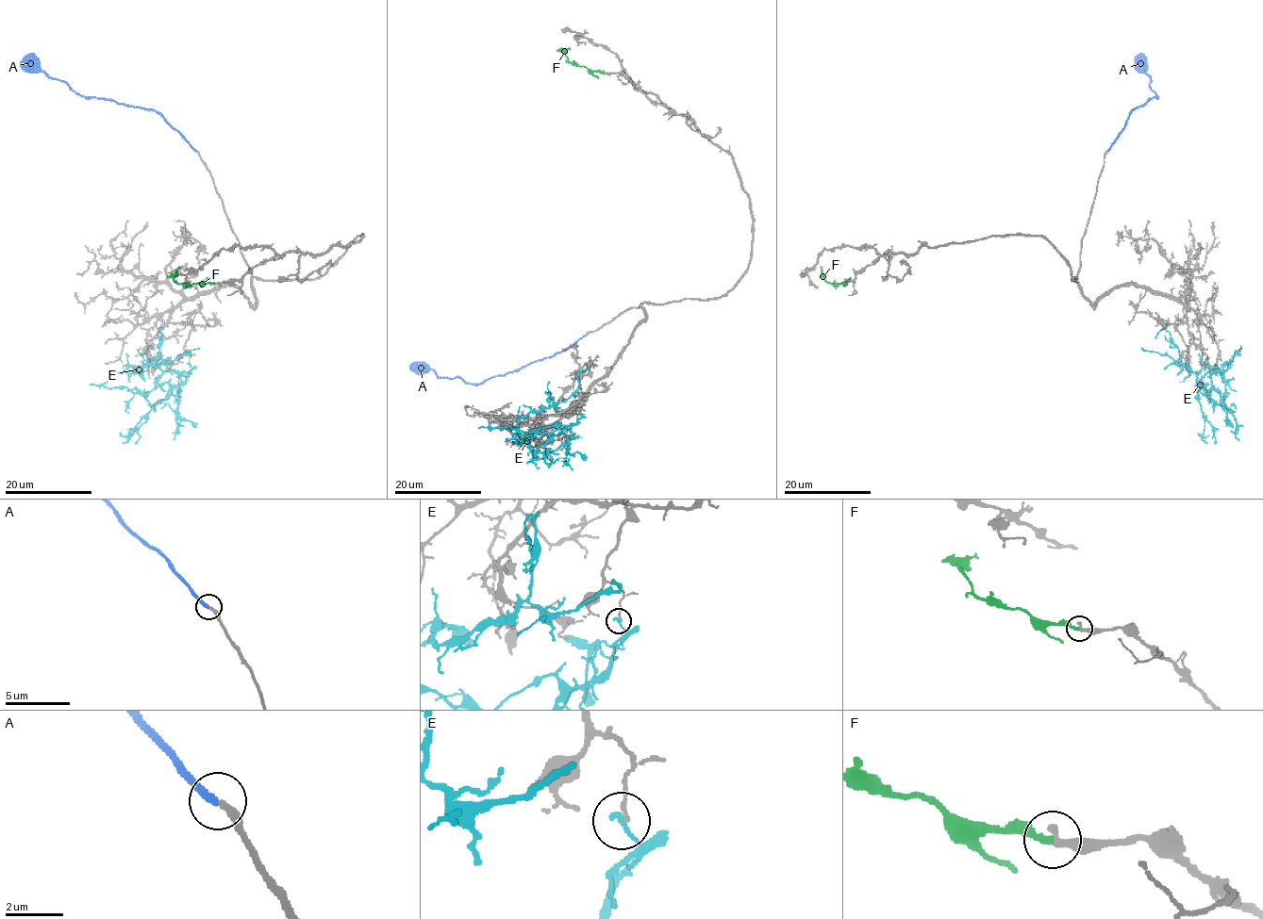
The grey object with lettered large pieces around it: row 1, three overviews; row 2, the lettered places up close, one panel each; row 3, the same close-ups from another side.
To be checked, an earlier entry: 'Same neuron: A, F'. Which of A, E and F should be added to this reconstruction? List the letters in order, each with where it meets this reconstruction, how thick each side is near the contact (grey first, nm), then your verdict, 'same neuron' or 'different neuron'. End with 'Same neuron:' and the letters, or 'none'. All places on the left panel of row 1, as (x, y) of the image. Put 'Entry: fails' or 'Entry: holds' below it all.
A: meets grey at (195, 150); 320 nm thick on the grey side, 240 nm on the other; same neuron
E: meets grey at (189, 364); 90 nm thick on the grey side, 180 nm on the other; different neuron
F: meets grey at (214, 284); 280 nm thick on the grey side, 200 nm on the other; same neuron
Same neuron: A, F
Entry: holds

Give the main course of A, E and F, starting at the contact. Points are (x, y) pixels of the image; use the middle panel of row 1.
A: (585, 336), (543, 359), (490, 377), (482, 384), (466, 384), (456, 377), (439, 377), (430, 369), (409, 365)
E: (579, 414), (571, 436), (540, 459), (517, 428), (531, 412), (563, 402), (579, 386), (576, 374), (589, 369)
F: (604, 73), (589, 72), (568, 60), (563, 52), (570, 50)

